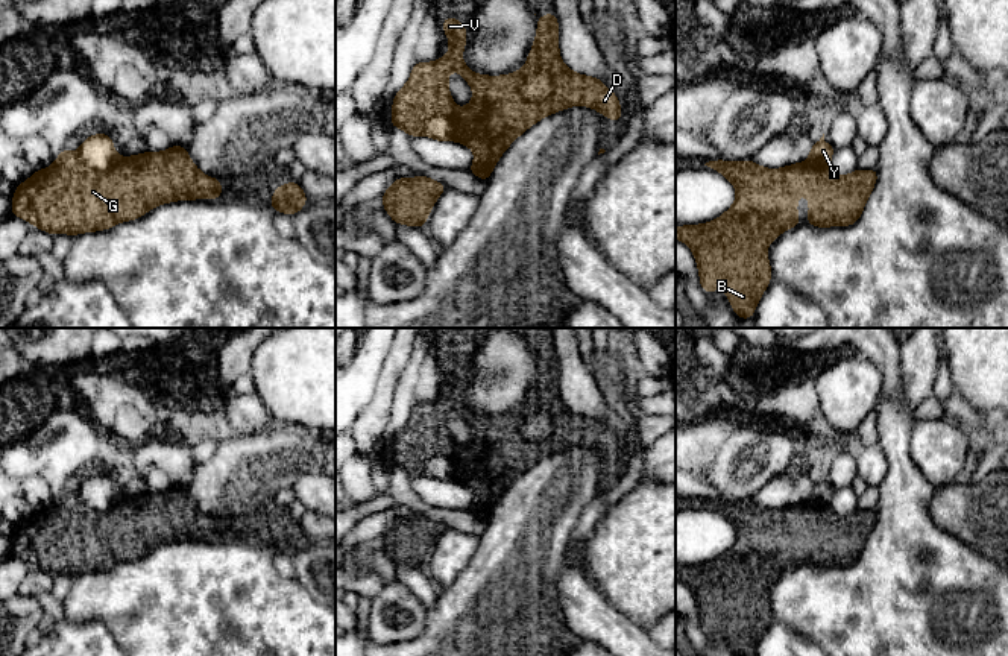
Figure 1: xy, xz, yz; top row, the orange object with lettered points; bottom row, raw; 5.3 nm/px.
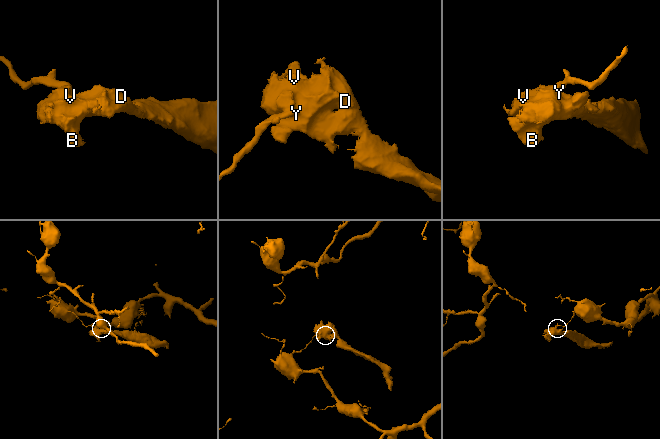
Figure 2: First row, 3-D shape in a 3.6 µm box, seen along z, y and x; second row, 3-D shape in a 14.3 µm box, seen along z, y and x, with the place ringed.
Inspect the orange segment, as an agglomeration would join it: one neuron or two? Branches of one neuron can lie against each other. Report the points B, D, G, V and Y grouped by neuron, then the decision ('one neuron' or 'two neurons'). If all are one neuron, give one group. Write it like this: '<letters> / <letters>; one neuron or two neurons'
B D G V / Y; two neurons

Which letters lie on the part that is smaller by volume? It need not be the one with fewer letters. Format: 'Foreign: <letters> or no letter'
Foreign: B, D, G, V

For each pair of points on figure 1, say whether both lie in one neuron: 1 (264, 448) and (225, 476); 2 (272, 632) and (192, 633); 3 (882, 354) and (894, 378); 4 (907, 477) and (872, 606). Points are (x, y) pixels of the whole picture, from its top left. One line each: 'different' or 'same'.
1: same
2: same
3: same
4: same

